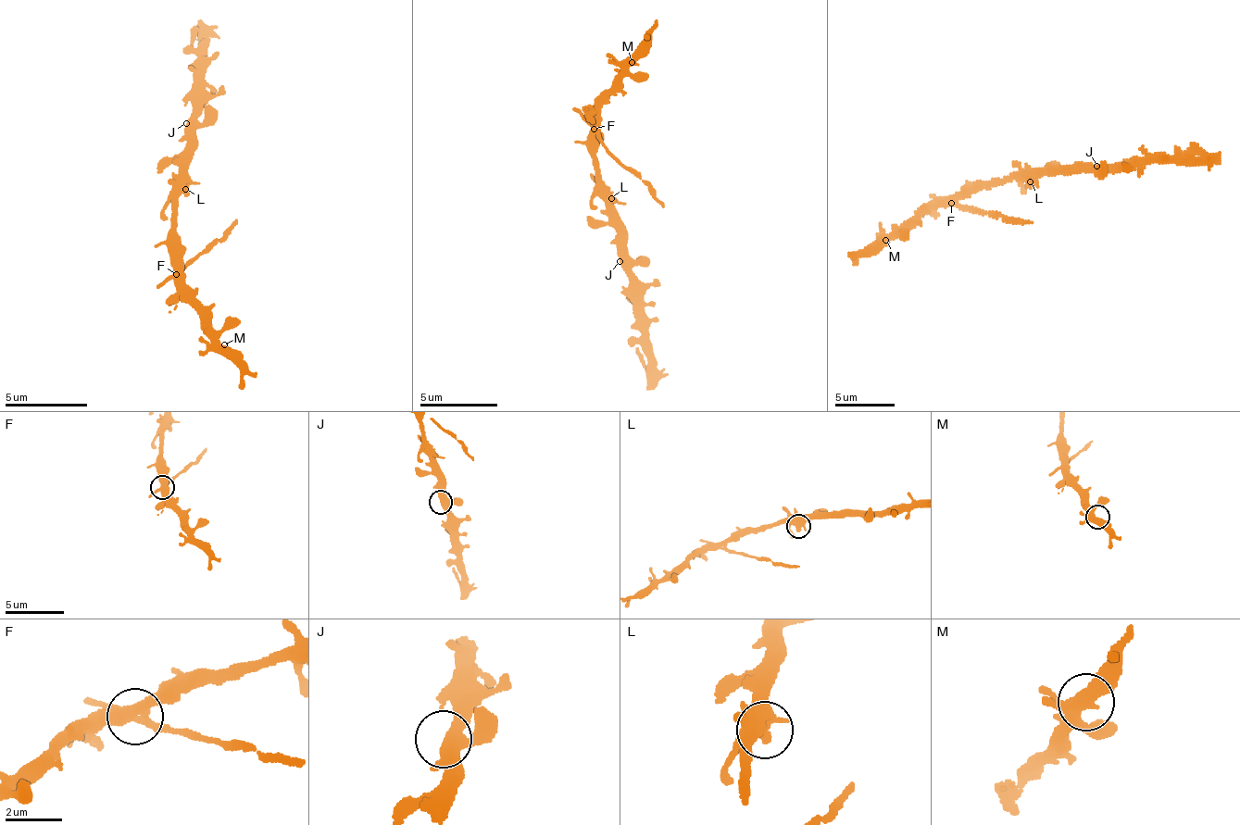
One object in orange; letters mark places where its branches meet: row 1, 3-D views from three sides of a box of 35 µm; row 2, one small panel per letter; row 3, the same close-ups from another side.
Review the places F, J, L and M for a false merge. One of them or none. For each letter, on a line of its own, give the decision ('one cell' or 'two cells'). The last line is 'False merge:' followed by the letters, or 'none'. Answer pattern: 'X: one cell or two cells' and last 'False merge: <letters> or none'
F: two cells
J: one cell
L: one cell
M: one cell
False merge: F

